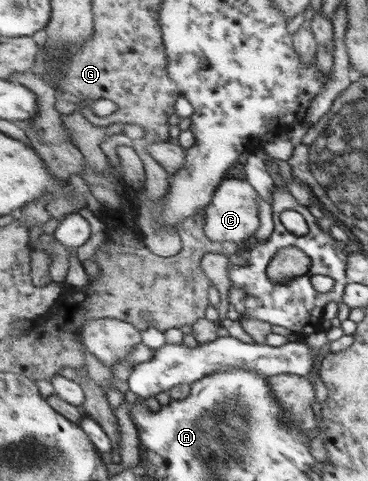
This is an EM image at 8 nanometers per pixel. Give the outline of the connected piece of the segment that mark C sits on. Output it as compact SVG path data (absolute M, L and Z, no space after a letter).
M227 178L220 185L214 200L208 205L208 222L206 232L215 242L248 241L261 229L261 203L255 187L243 179Z

